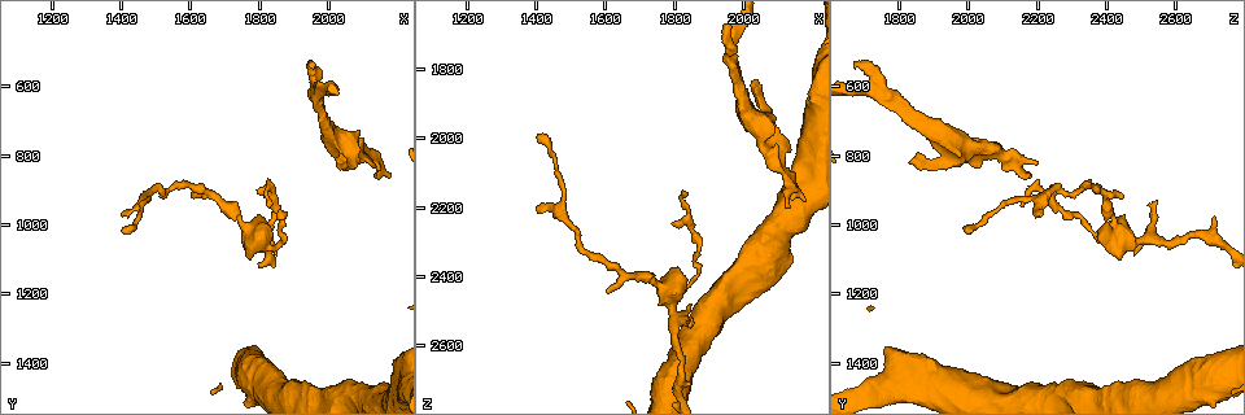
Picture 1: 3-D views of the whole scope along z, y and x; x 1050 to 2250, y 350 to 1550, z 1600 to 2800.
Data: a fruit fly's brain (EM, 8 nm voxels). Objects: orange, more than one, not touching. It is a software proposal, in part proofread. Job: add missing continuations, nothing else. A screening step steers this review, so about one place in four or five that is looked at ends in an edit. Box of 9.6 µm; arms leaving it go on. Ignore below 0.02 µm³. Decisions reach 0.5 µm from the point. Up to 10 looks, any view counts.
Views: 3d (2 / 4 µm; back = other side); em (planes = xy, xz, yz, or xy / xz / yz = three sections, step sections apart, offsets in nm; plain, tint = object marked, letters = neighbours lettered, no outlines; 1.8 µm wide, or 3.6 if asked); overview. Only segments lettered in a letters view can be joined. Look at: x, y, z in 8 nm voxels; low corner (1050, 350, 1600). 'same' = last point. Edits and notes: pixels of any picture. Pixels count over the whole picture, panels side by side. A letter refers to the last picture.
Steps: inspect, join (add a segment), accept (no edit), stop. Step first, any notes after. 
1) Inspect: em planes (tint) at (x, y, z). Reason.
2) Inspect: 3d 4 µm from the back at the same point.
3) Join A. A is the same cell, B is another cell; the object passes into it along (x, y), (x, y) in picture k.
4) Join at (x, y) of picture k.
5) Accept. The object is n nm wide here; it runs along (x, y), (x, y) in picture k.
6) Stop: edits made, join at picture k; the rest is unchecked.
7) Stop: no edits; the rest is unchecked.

Inspect: em xy step 8 (letters) at (1400, 980, 2200).

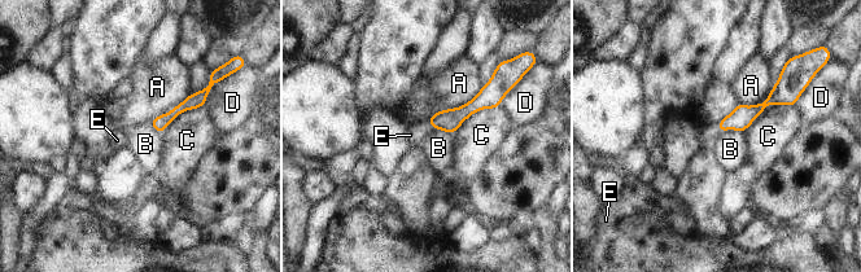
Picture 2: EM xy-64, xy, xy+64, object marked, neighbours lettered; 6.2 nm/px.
Join E. E is the same cell, A, B, C and D are other cells; the object passes into it along (450, 119), (431, 126), (418, 130) in picture 2; the neuron continues.

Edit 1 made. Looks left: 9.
Inspect: 3d 2 µm at (1600, 920, 2450). Thin end.

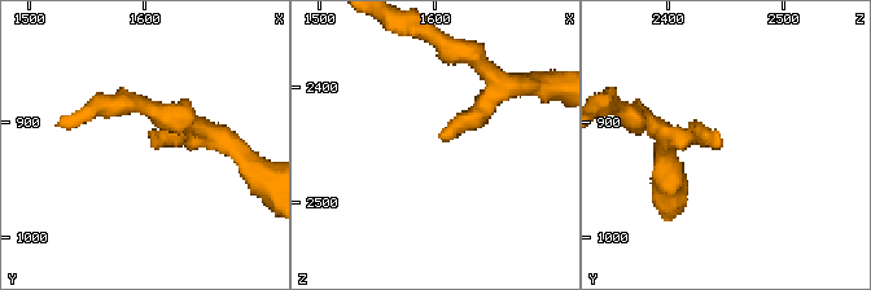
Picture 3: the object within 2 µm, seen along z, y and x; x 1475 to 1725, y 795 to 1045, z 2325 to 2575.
Inspect: em xy step 16 (tint) at (1608, 924, 2444). Need the tissue.

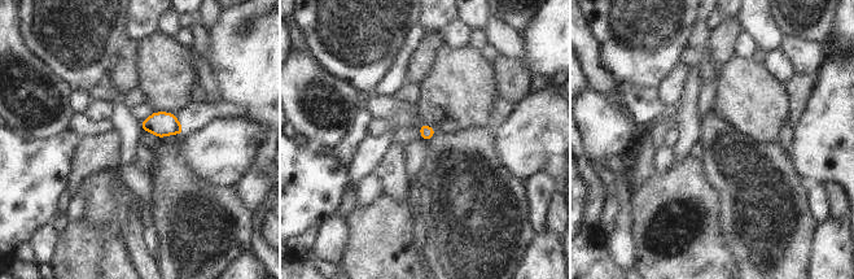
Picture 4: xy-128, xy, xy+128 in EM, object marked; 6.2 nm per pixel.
Inspect: em xz step 4 (letters) at the same point. Another direction.

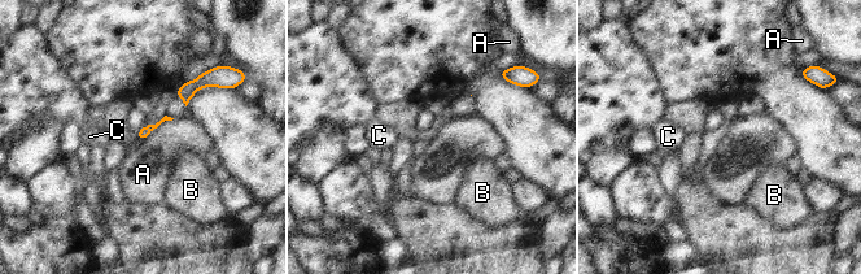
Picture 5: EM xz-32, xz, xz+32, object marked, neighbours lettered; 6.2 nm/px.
Accept. A, B and C are other cells; a border runs along (174, 118), (162, 121), (139, 142) in picture 5; no lettered segment goes on from it.

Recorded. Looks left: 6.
Inspect: 3d 4 µm at (2130, 830, 2040). An open end.

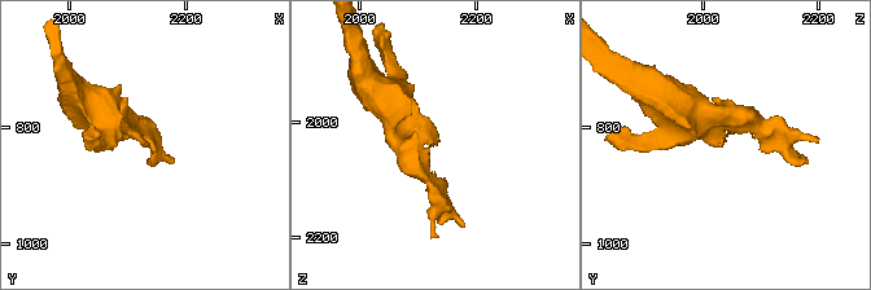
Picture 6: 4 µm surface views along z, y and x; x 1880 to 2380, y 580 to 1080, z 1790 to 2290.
Inspect: em planes (letters) at (2130, 835, 2035).

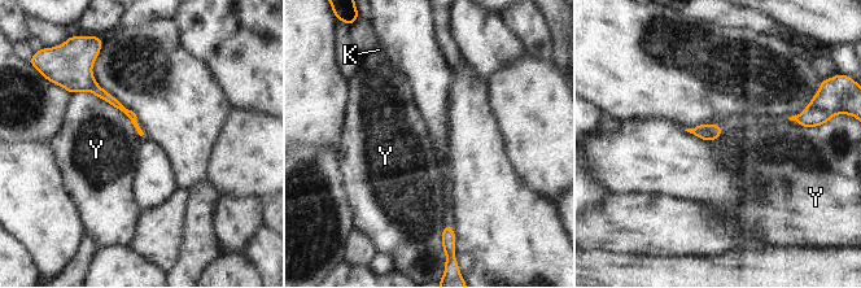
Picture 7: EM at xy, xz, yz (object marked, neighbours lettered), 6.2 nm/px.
Accept. K and Y are other cells; no lettered segment goes on from it.

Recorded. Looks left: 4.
Inspect: 3d 4 µm at (2040, 830, 1830). Branch stops here.

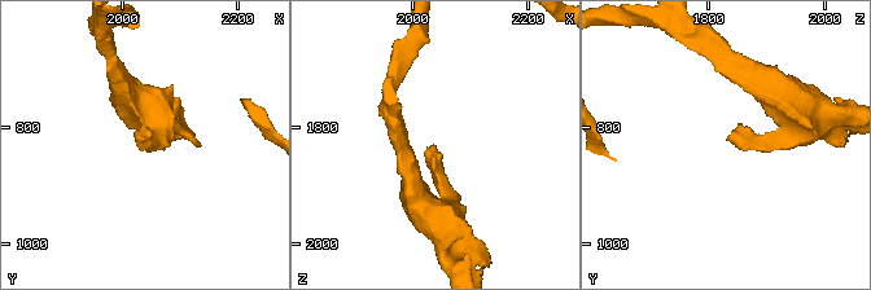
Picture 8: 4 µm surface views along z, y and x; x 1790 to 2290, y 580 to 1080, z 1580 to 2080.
Inspect: em planes (letters) at (2035, 820, 1835). Need the tissue.

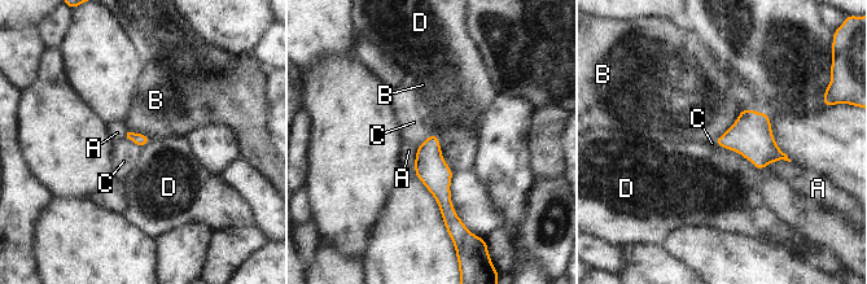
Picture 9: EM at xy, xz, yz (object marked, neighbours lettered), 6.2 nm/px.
Accept. A, B, C and D are other cells; none of them fits.

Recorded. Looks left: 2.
Stop: edits made, join at picture 2; the rest is unchecked.

